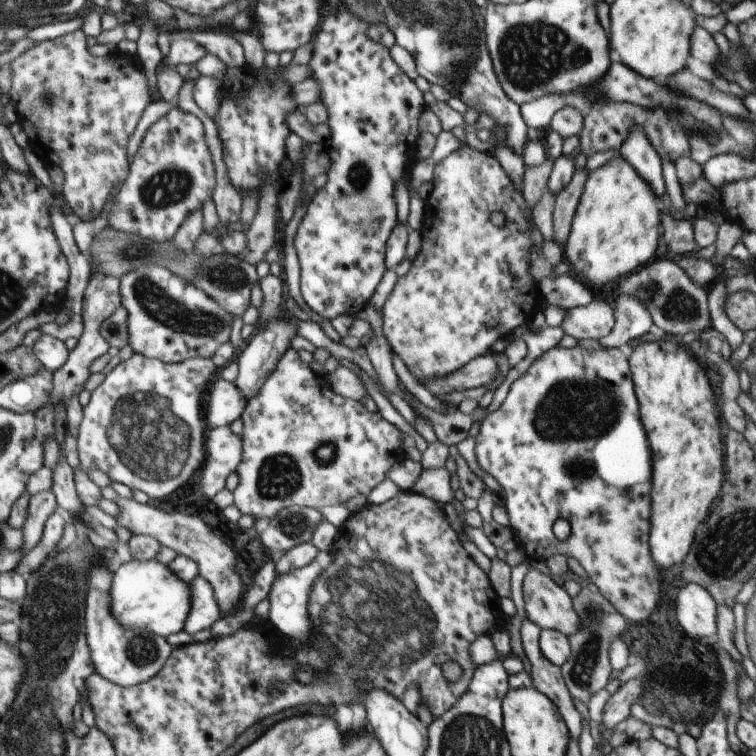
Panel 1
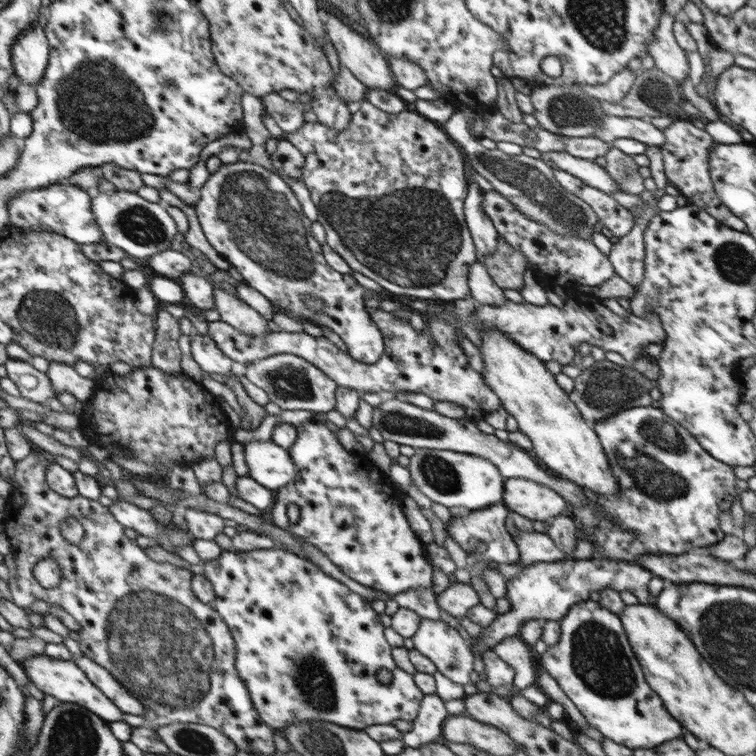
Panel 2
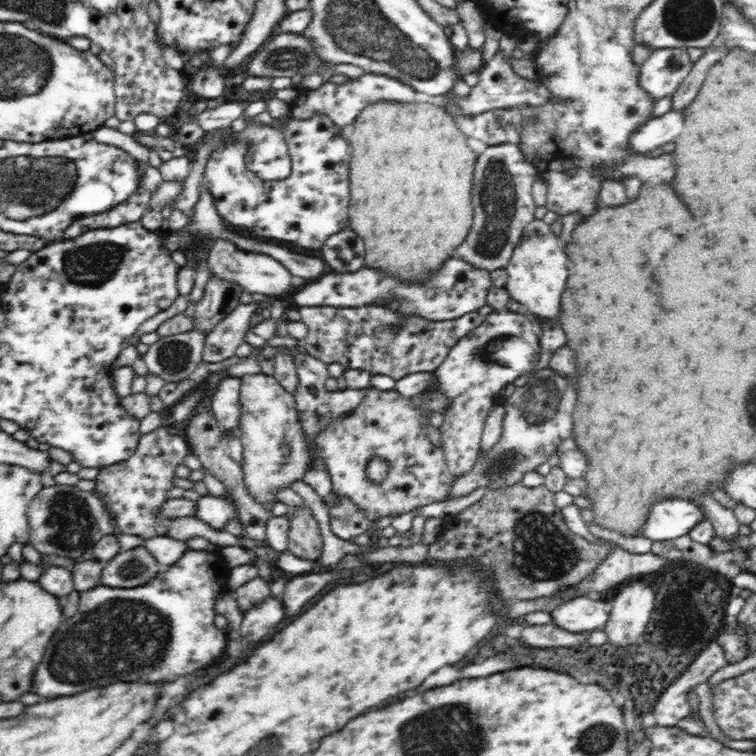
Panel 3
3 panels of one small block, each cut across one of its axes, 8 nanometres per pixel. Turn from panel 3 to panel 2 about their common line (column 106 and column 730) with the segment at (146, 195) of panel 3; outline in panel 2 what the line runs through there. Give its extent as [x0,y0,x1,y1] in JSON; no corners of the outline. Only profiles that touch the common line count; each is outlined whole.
[660,117,746,231]

